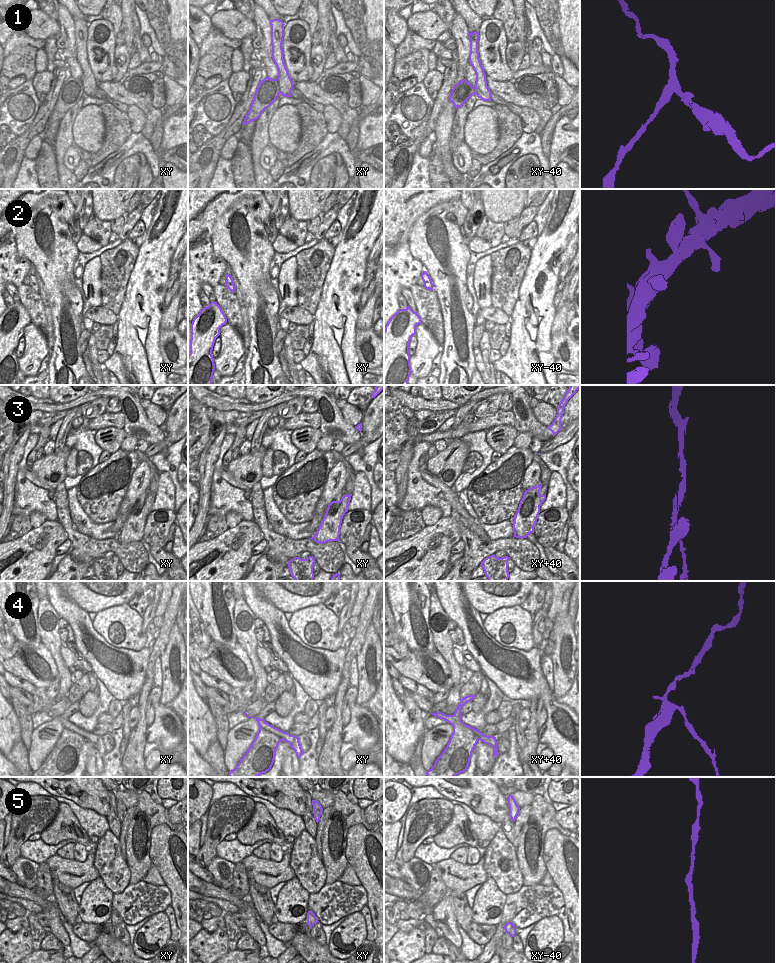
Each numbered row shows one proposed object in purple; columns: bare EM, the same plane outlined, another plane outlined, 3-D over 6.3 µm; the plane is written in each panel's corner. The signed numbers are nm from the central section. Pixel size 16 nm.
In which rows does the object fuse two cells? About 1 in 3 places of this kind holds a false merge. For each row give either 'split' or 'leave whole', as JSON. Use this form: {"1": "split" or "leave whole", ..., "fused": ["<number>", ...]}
{"1": "split", "2": "leave whole", "3": "split", "4": "split", "5": "leave whole", "fused": ["1", "3", "4"]}

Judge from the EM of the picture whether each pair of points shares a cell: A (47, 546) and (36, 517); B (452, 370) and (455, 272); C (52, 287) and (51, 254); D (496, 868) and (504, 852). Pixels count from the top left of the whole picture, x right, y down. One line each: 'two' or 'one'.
A: two
B: one
C: one
D: one

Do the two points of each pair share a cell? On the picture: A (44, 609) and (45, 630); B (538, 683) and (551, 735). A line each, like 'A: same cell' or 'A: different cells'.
A: same cell
B: same cell

